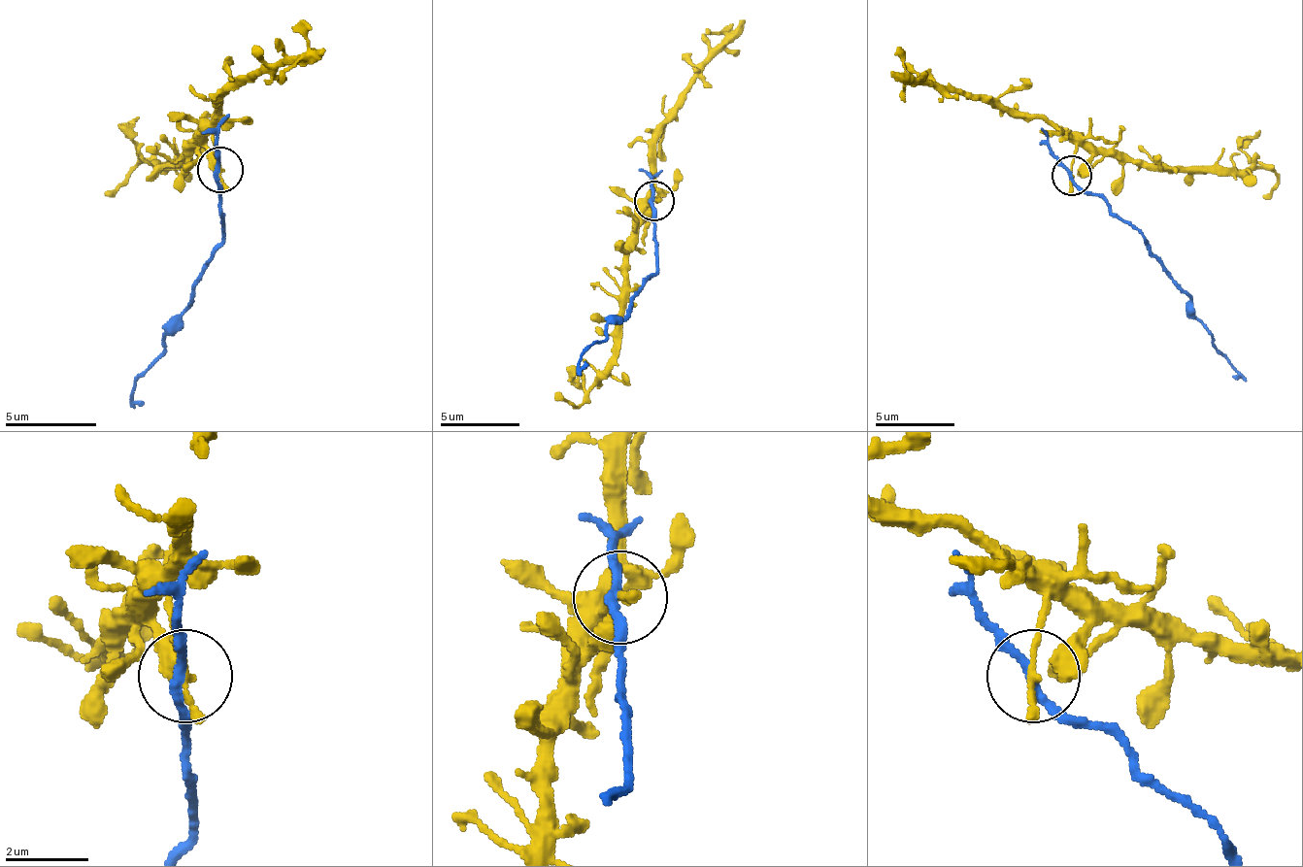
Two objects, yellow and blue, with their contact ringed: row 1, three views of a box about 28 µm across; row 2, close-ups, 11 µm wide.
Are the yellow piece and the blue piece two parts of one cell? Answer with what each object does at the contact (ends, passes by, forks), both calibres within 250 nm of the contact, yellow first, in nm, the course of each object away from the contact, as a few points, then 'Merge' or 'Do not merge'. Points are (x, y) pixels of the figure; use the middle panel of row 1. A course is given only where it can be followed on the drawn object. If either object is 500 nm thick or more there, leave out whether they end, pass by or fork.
At the ring yellow ends. At the ring blue passes by. Thickness 200 nm (yellow) against 200 nm. Course of yellow: (653, 199), (653, 211), (637, 227), (629, 254), (618, 357), (582, 405), (554, 393). Course of blue: (653, 199), (657, 271), (621, 318), (606, 326), (606, 338), (582, 357), (578, 366), (589, 366). Do not merge

